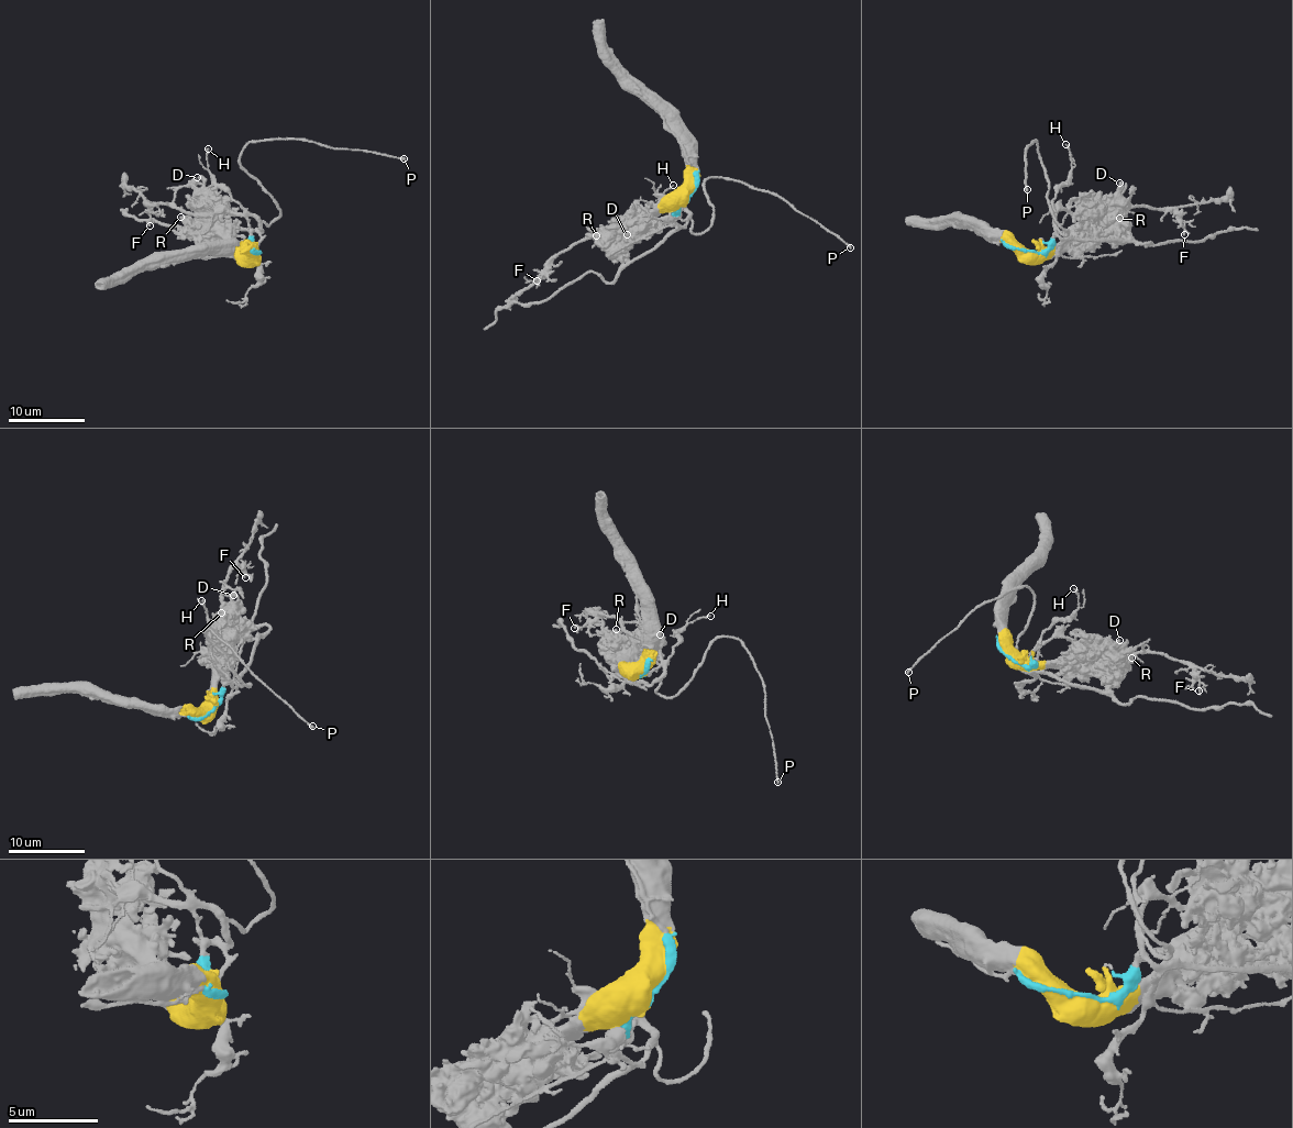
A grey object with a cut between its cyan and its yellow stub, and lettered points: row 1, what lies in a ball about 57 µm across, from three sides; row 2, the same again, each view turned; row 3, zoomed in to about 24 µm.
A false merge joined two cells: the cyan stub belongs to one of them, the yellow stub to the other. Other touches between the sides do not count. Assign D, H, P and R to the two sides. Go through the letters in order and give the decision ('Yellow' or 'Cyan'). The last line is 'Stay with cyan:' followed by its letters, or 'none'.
D: Yellow
H: Cyan
P: Cyan
R: Yellow
Stay with cyan: H, P

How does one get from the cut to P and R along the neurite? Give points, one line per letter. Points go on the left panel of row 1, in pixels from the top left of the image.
P: (257, 252), (249, 218), (271, 224), (280, 212), (240, 164), (251, 141), (308, 141), (405, 158)
R: (255, 252), (192, 238), (180, 216)

